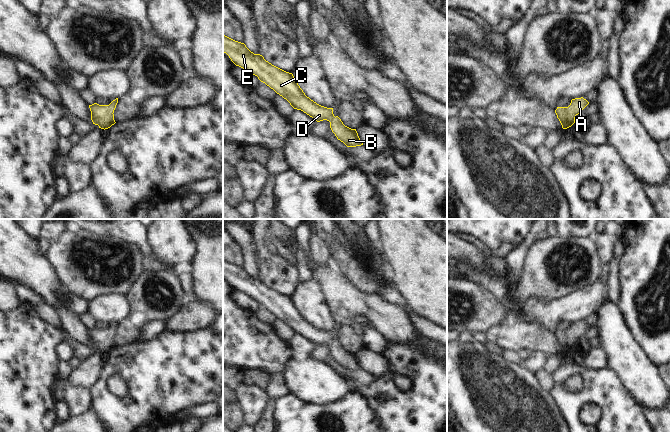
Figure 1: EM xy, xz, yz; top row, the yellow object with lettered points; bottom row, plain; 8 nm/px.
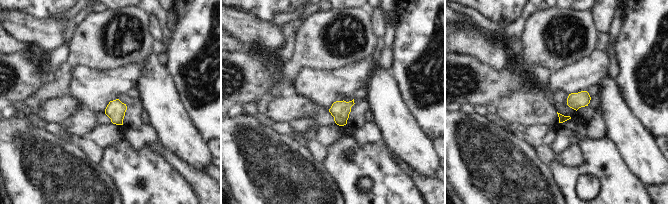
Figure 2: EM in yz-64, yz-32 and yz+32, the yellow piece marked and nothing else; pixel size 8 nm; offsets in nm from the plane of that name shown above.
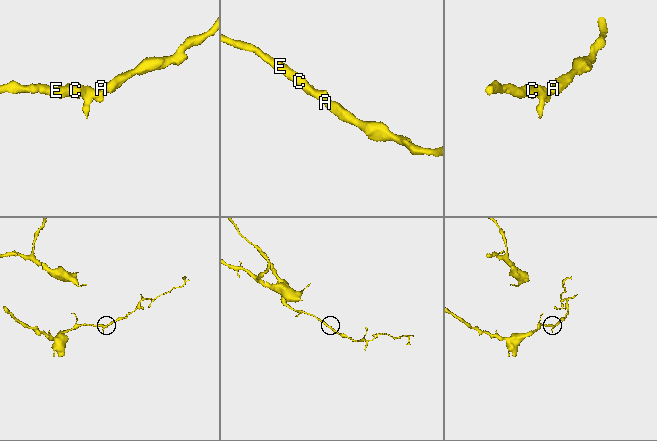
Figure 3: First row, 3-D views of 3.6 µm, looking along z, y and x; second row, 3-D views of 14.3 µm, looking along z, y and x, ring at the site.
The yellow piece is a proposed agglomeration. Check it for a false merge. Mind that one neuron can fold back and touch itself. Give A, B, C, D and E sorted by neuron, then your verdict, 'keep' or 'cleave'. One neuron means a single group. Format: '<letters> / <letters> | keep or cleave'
A B C D E | keep

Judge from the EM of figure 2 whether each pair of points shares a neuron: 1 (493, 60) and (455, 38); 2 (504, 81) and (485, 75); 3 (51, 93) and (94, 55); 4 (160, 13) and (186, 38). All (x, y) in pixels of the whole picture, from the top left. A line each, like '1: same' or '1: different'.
1: same
2: same
3: same
4: different

